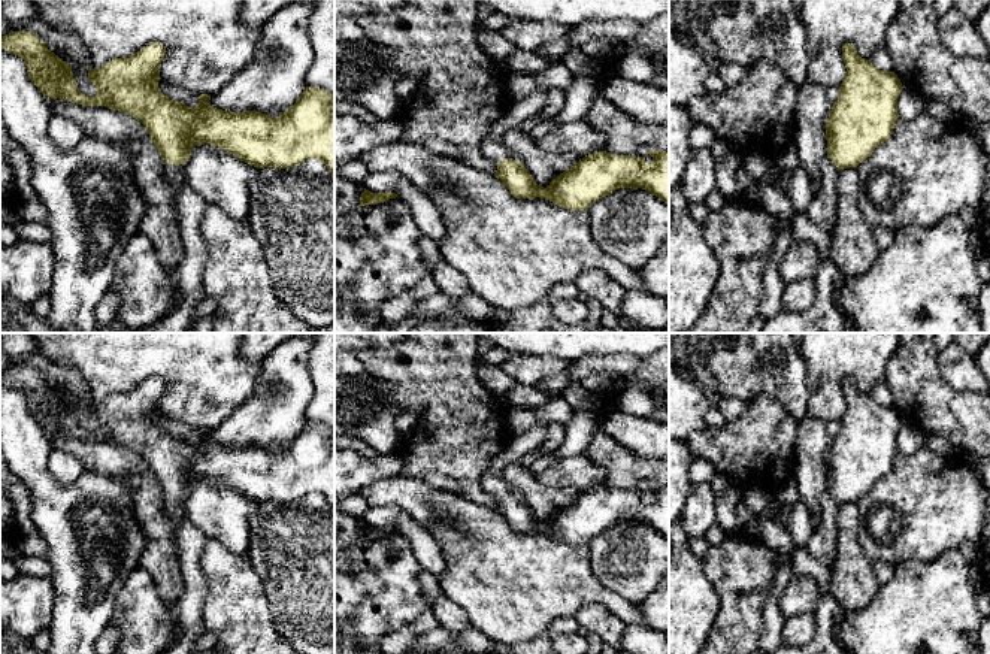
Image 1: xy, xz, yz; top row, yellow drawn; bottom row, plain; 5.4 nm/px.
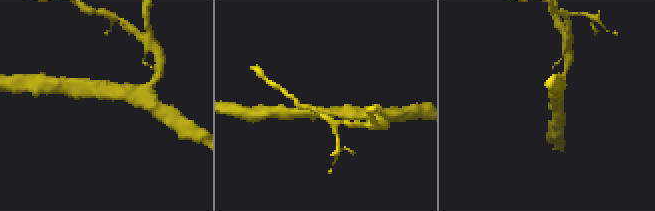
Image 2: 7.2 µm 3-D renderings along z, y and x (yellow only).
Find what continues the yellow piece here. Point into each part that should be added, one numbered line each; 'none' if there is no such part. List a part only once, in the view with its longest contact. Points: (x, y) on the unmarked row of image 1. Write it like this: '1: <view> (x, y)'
1: xy (190, 541)

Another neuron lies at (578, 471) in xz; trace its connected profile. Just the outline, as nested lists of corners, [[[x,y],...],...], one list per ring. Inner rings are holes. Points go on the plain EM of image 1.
[[[585,452],[551,463],[536,475],[538,481],[548,487],[579,487],[588,490],[603,485],[606,469],[593,463]]]

